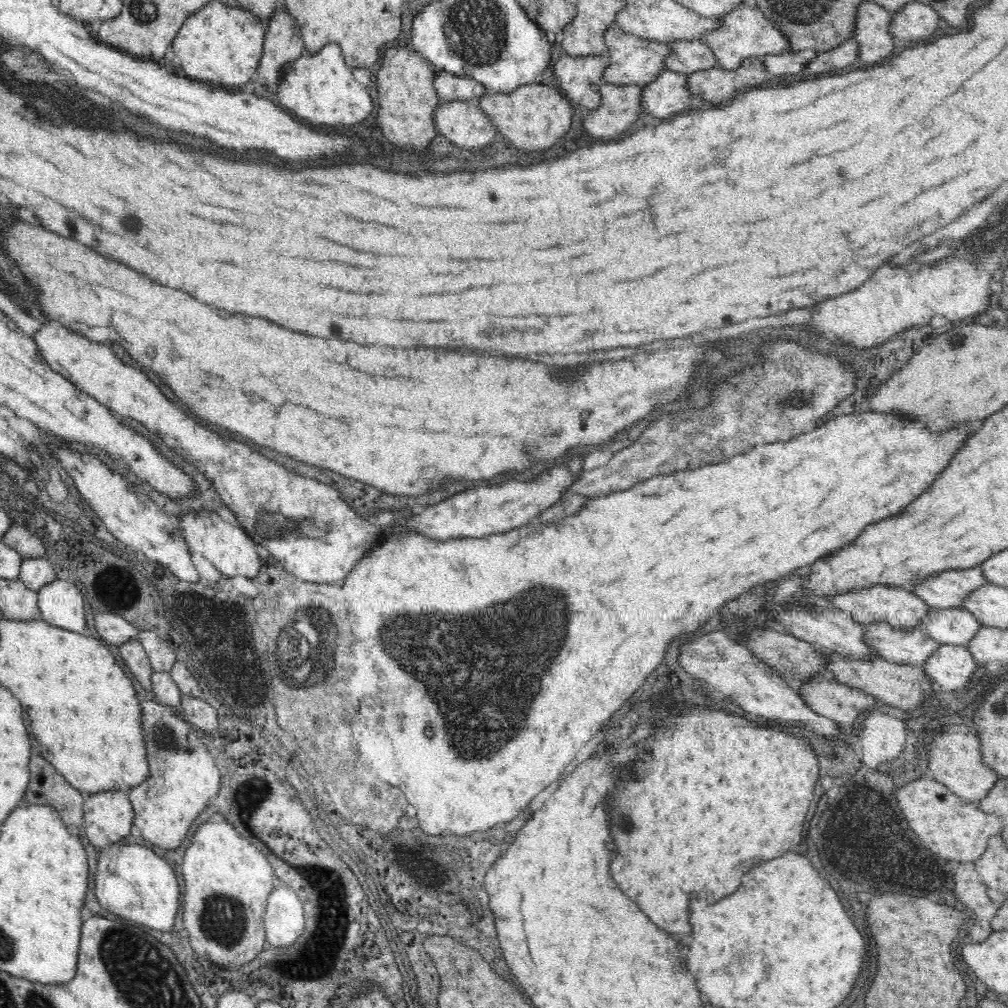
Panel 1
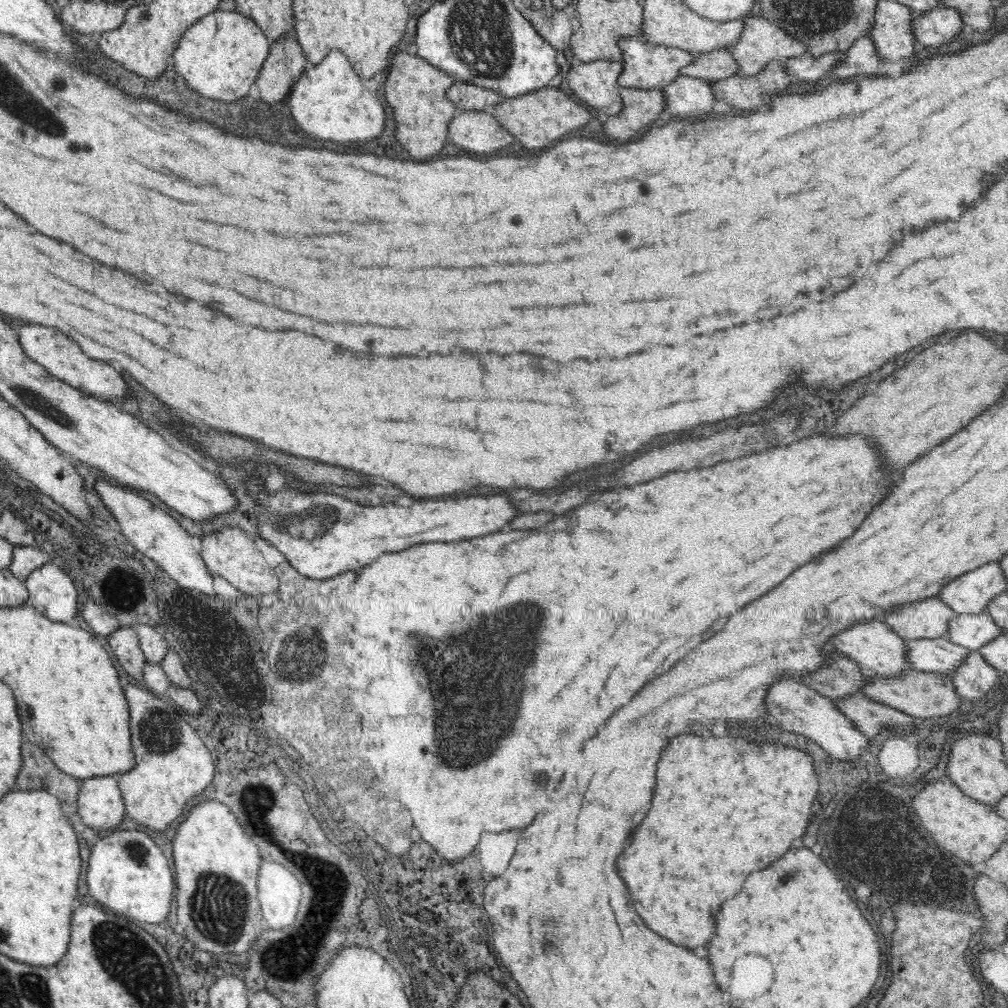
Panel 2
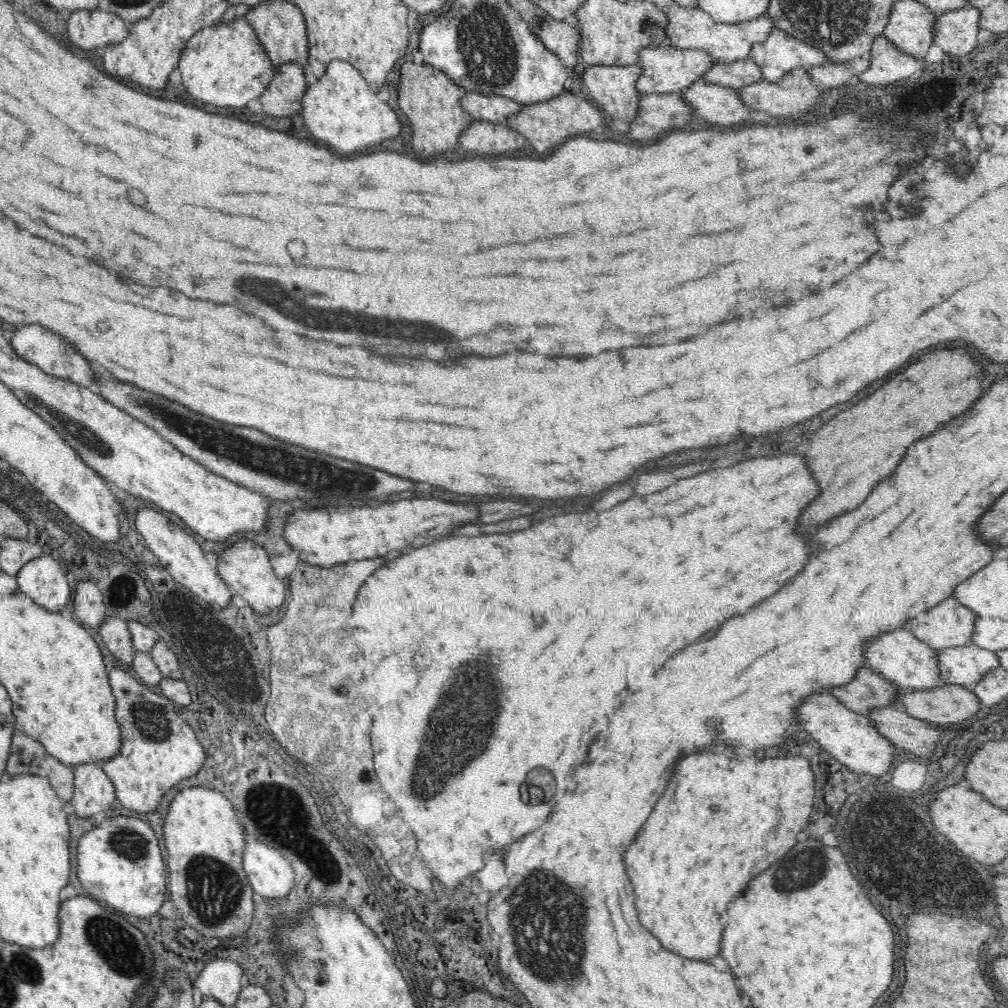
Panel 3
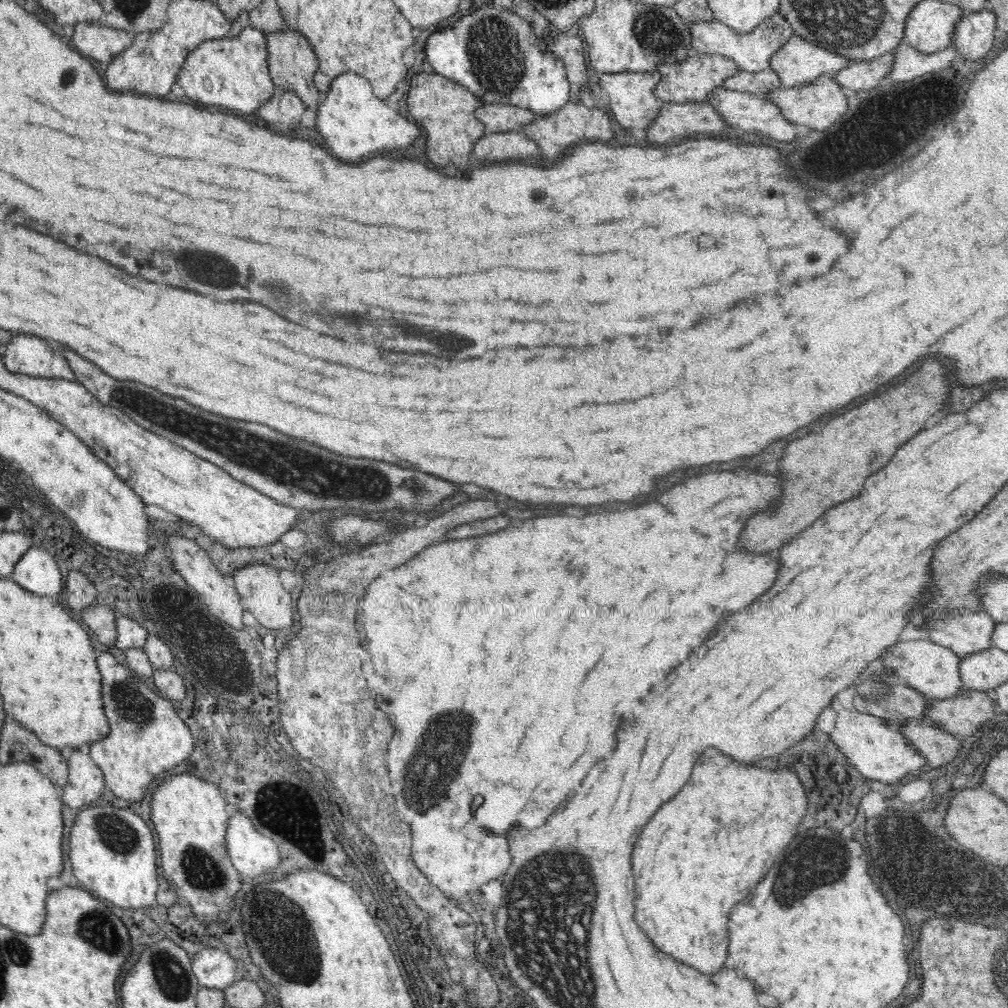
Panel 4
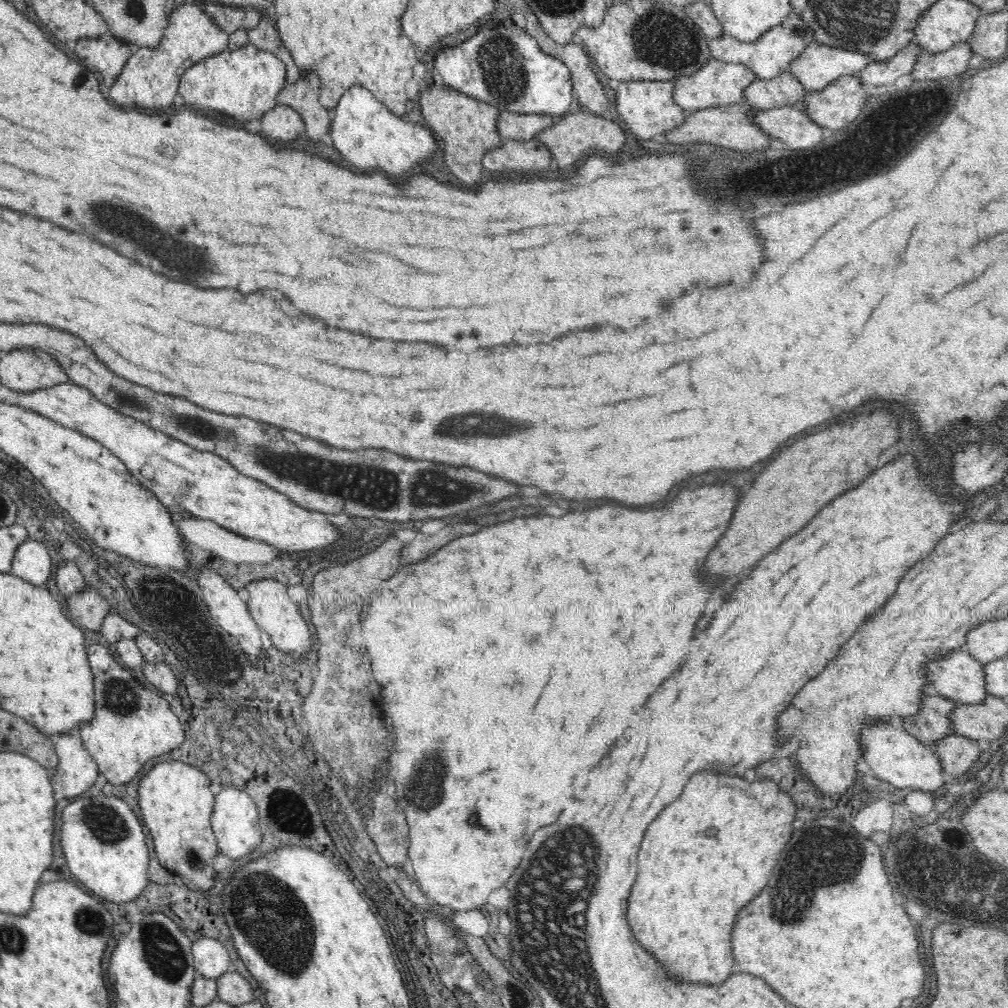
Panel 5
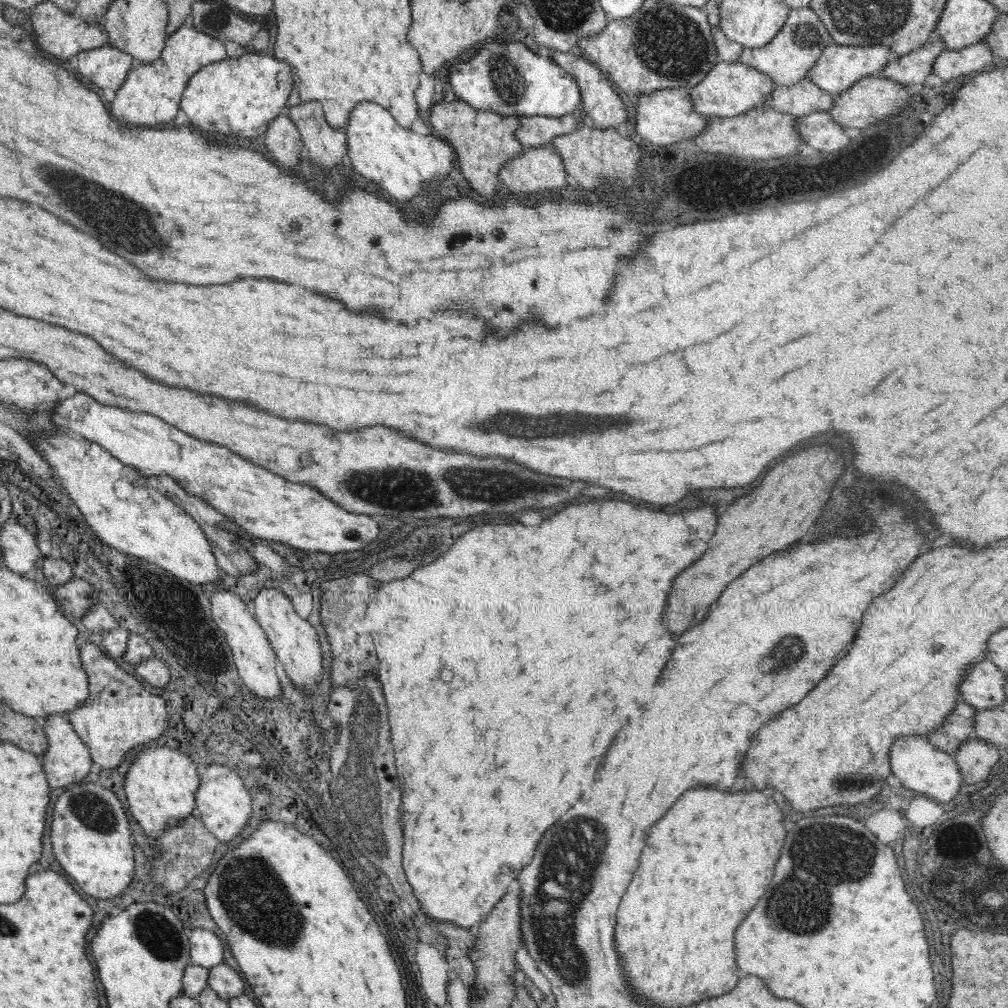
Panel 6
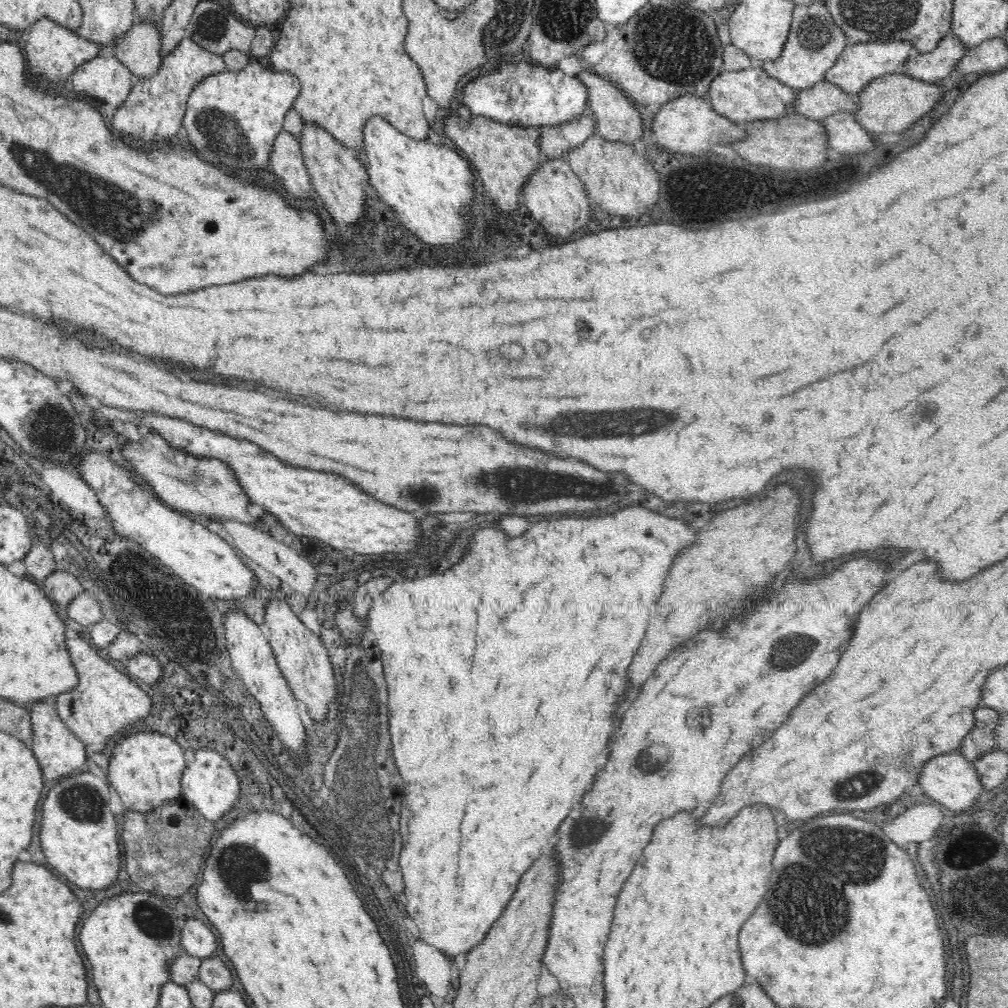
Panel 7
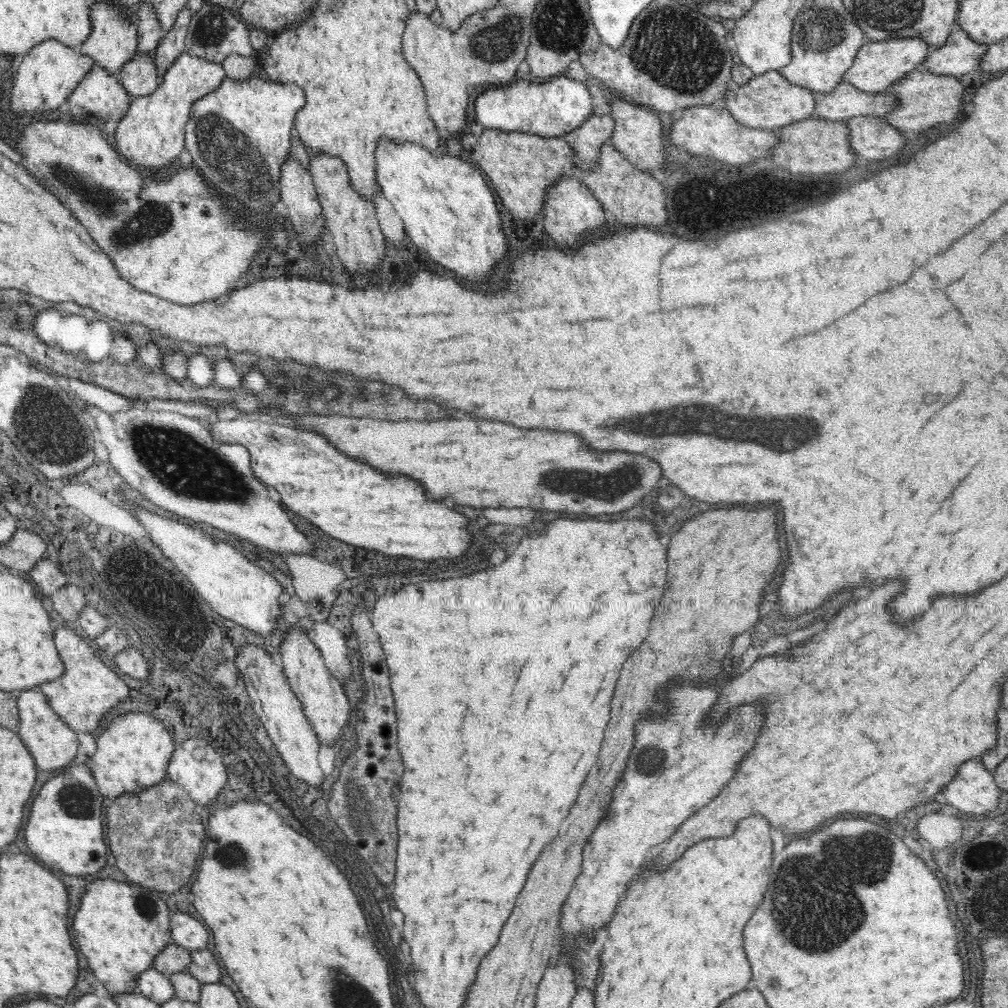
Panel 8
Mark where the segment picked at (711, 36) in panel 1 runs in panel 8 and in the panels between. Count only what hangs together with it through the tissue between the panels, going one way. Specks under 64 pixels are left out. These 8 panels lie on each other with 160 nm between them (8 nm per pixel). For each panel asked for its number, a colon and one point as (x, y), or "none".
2: (762, 42)
3: (779, 55)
4: (799, 62)
5: (819, 66)
6: (839, 67)
7: (860, 63)
8: (879, 65)

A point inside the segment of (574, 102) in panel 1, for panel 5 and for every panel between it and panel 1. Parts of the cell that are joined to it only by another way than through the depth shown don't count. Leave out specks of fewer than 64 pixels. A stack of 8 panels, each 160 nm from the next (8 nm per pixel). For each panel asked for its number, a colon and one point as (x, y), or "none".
2: (596, 84)
3: (613, 88)
4: (633, 101)
5: (648, 107)

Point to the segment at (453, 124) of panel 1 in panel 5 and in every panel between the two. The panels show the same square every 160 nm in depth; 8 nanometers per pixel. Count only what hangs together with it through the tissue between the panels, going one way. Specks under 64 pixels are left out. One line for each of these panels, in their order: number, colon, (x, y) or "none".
2: (476, 131)
3: (482, 137)
4: (494, 147)
5: (519, 156)

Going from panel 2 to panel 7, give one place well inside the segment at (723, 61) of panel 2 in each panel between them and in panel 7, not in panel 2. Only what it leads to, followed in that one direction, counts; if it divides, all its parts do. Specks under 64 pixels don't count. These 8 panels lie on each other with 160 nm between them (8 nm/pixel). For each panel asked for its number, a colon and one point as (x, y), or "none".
3: (739, 74)
4: (762, 83)
5: (786, 90)
6: (801, 99)
7: (823, 100)

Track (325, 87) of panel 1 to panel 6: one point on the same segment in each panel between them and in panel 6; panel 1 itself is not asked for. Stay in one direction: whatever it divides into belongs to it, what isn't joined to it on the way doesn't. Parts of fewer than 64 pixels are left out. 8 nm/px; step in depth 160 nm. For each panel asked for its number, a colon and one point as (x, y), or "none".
2: (330, 101)
3: (342, 109)
4: (354, 122)
5: (366, 133)
6: (401, 162)

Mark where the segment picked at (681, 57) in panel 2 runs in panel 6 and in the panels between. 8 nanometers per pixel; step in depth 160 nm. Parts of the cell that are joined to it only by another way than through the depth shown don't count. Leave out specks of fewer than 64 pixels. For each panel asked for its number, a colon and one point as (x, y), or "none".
3: (667, 69)
4: (694, 79)
5: (718, 83)
6: (730, 89)

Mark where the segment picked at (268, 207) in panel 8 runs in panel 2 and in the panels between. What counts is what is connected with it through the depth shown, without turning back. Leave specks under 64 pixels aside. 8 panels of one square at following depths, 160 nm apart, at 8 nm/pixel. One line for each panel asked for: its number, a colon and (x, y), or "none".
2: (220, 57)
3: (224, 65)
4: (233, 73)
5: (243, 84)
6: (238, 98)
7: (248, 106)

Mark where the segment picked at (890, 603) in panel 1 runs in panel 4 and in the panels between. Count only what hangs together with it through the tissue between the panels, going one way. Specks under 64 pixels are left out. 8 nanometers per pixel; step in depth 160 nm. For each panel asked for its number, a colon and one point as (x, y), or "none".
2: (928, 619)
3: (949, 624)
4: (967, 633)

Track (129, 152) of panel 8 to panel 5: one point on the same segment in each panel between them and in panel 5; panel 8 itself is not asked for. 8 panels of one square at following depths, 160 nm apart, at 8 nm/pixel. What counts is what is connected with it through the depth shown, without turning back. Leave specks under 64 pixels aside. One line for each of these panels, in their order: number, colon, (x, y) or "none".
5: (150, 80)
6: (151, 94)
7: (155, 107)

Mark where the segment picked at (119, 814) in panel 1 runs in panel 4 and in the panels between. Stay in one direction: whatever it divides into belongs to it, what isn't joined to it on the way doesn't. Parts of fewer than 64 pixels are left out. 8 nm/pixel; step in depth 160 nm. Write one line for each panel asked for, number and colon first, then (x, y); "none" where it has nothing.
2: (100, 804)
3: (94, 793)
4: (86, 781)

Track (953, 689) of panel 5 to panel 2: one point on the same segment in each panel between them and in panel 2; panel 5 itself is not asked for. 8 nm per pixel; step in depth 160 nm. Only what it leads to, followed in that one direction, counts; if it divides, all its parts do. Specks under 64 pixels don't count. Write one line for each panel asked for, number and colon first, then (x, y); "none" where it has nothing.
2: (879, 651)
3: (899, 657)
4: (933, 670)

